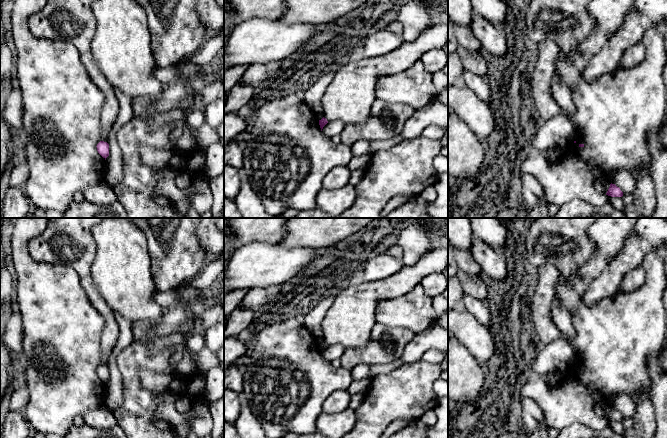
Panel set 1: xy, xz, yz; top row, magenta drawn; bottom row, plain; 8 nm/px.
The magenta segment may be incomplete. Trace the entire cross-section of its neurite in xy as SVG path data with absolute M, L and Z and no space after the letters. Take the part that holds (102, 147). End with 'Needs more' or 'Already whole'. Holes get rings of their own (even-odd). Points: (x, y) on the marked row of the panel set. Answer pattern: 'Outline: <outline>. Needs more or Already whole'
Outline: M100 141L96 147L98 153L106 160L109 156L109 144L107 142Z. Already whole

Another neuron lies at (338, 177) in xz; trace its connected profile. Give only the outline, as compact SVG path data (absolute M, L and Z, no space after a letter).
M347 166L335 167L325 176L323 180L323 189L338 190L349 184L350 176L351 171Z

